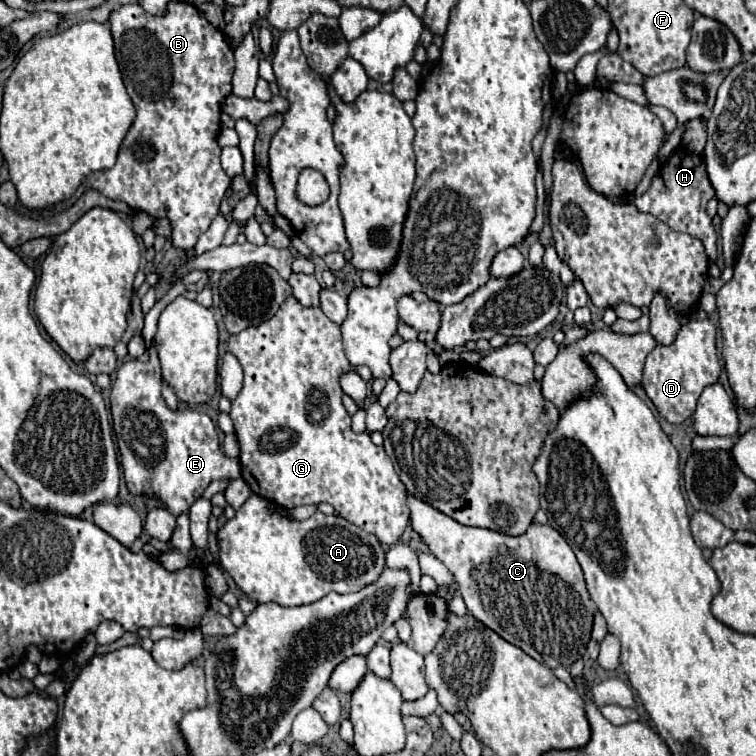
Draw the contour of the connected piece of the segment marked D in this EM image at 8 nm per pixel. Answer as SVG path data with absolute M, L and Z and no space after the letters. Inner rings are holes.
M689 321L681 327L671 345L661 345L647 355L641 385L645 383L645 393L663 419L669 423L683 423L693 415L701 391L717 383L719 375L721 365L715 349L715 325L711 321Z

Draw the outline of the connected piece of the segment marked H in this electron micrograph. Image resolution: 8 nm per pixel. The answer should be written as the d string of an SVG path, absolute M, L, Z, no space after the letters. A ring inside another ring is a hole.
M677 149L673 153L673 157L669 157L669 161L653 177L649 191L643 193L641 197L633 197L633 203L641 211L651 213L657 219L661 219L663 223L667 223L673 231L689 233L689 235L701 239L701 243L705 245L707 257L713 261L713 259L717 259L717 233L713 229L711 217L705 211L707 201L713 197L715 197L715 191L707 179L703 157L701 155L689 155L683 149Z

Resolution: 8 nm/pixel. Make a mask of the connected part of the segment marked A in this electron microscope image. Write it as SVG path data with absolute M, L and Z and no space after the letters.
M255 493L241 505L241 509L237 509L233 519L229 519L223 527L219 527L217 543L221 567L233 577L239 589L255 603L275 601L283 607L295 607L319 601L329 591L353 593L373 583L385 569L385 549L381 547L377 537L365 533L361 527L345 521L343 517L323 513L315 513L305 521L287 519L279 513L271 513L267 509L267 499Z

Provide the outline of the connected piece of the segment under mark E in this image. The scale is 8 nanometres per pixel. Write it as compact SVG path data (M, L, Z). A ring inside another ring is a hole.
M153 345L149 359L133 359L123 363L117 369L115 381L111 385L111 413L113 413L113 427L115 437L121 453L121 467L127 481L127 487L131 493L155 493L159 495L167 509L177 513L187 513L189 507L203 495L203 491L209 487L213 479L237 479L241 477L241 465L239 459L227 457L221 453L219 447L219 435L215 431L213 421L195 409L187 411L171 411L165 405L165 399L161 397L161 365L157 357L157 347Z

